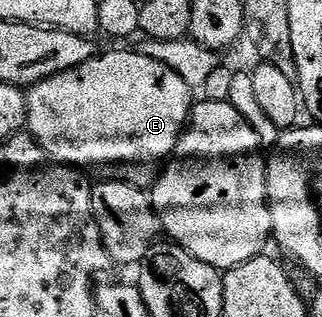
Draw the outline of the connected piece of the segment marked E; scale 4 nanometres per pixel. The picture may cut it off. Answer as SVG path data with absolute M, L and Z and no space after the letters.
M140 50L109 51L106 55L98 53L93 56L91 61L87 61L83 65L79 65L75 69L67 69L67 73L59 73L55 77L47 77L42 83L37 83L35 86L28 88L27 131L28 134L33 136L33 140L46 151L49 157L56 159L59 163L78 169L86 169L85 167L106 167L110 171L108 173L110 176L145 189L156 180L159 174L159 165L164 164L172 156L173 150L177 148L177 143L181 139L181 133L188 124L189 113L195 106L193 95L194 92L187 85L187 81L183 81L183 77L179 77L179 73L175 73L171 69L167 69L167 65L163 65L159 61L141 54Z

